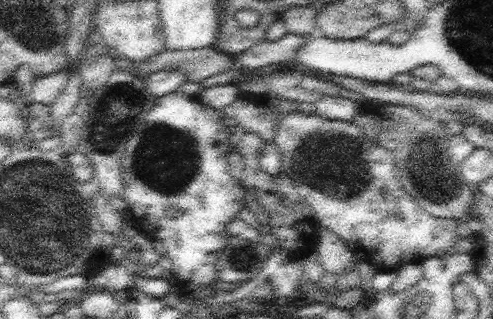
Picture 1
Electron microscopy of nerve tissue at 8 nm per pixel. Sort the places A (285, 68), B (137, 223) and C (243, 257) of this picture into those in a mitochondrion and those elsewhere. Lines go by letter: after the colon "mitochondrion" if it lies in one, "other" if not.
A: other
B: other
C: mitochondrion

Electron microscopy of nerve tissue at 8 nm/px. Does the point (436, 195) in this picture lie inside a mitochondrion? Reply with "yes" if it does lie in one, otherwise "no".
yes

